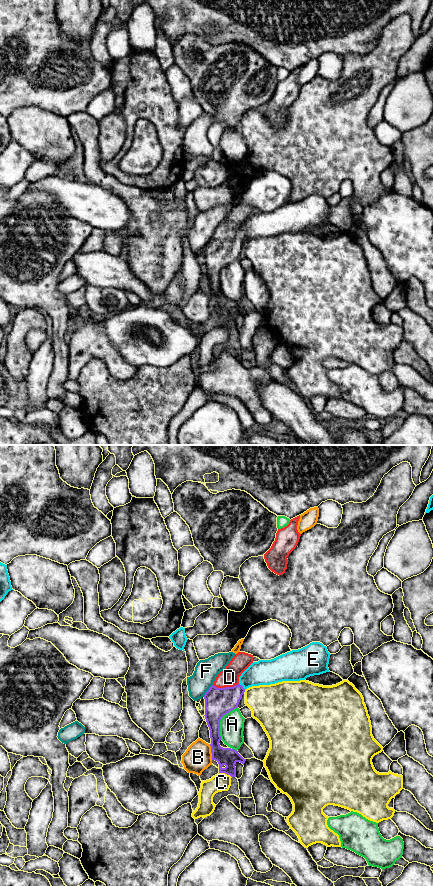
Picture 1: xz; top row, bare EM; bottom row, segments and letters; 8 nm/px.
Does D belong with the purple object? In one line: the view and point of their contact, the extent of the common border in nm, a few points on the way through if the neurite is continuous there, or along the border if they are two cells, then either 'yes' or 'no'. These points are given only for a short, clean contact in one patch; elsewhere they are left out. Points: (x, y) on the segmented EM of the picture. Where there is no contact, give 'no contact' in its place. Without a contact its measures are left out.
contact xz (225, 687); length 220 nm; way xz (218, 701), (225, 694), (225, 687), (229, 677); yes

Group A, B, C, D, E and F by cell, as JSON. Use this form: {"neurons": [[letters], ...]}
{"neurons": [["A"], ["B"], ["C"], ["D"], ["E"], ["F"]]}

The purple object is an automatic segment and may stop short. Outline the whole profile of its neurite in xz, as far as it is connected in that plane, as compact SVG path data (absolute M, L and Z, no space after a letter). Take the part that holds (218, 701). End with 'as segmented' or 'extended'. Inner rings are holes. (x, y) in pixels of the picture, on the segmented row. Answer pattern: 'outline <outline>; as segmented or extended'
outline M238 652L217 675L213 685L204 695L204 716L210 730L212 760L218 762L219 773L231 777L236 777L235 764L240 762L244 765L246 759L238 751L220 746L220 720L224 715L238 708L245 692L243 686L239 684L239 677L253 663L253 658L251 654Z; extended

